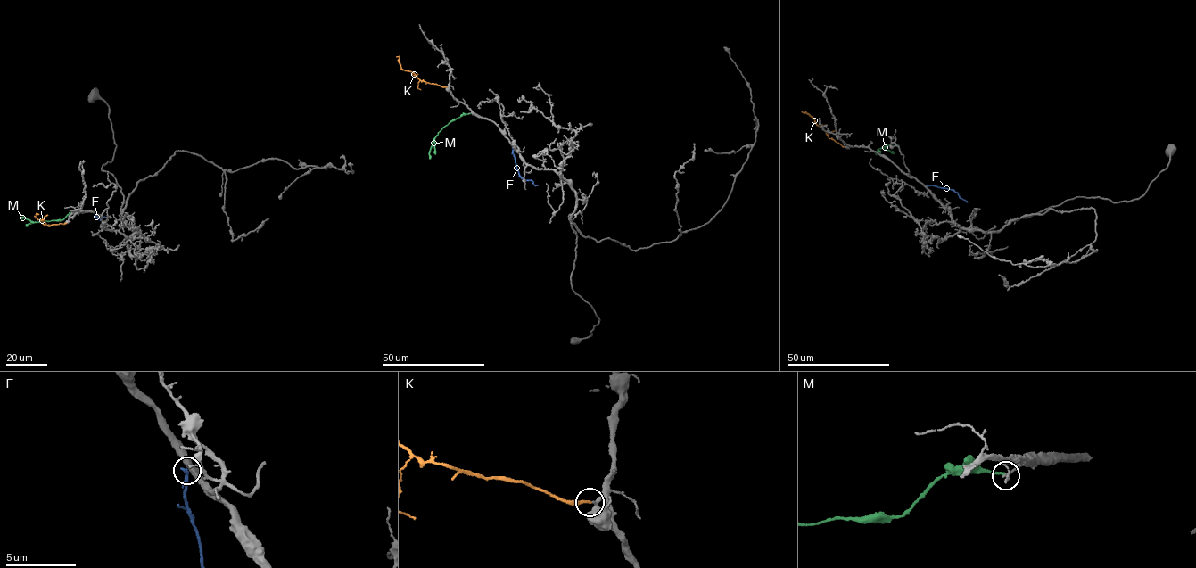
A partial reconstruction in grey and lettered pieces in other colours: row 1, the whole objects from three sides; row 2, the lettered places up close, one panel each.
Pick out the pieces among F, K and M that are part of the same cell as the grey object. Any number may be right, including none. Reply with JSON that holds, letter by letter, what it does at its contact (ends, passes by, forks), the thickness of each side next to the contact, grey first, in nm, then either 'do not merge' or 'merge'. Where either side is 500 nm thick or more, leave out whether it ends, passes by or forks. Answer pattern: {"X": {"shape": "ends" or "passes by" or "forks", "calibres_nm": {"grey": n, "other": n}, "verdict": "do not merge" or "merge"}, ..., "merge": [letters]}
{"F": {"shape": "ends", "calibres_nm": {"grey": 440, "other": 280}, "verdict": "do not merge"}, "K": {"shape": "ends", "calibres_nm": {"grey": 280, "other": 200}, "verdict": "merge"}, "M": {"shape": "ends", "calibres_nm": {"grey": 120, "other": 180}, "verdict": "do not merge"}, "merge": ["K"]}

